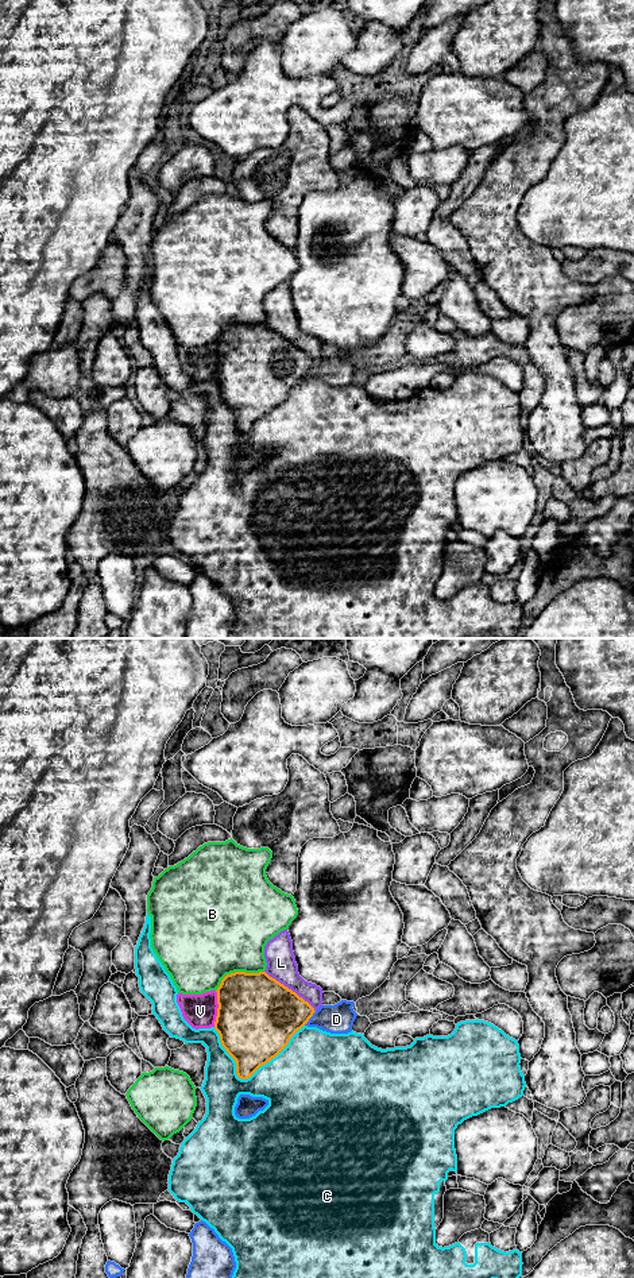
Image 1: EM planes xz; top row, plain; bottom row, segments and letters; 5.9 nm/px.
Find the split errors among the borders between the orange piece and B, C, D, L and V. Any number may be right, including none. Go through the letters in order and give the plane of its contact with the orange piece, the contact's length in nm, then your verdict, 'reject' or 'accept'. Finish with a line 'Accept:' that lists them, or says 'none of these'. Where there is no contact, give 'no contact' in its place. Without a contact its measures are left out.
B: meets orange in xz; contact 320 nm long; reject
C: meets orange in xz; contact 550 nm long; reject
D: meets orange in xz; contact 120 nm long; reject
L: meets orange in xz; contact 380 nm long; reject
V: meets orange in xz; contact 220 nm long; reject
Accept: none of these

